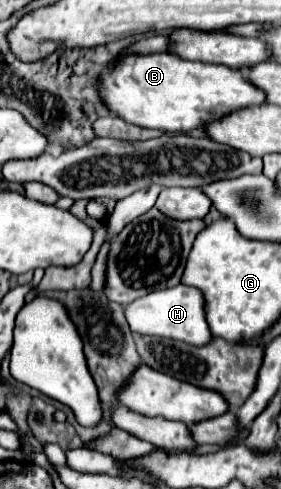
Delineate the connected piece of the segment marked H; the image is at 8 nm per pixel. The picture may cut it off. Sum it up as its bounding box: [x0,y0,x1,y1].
[125,284,213,346]

